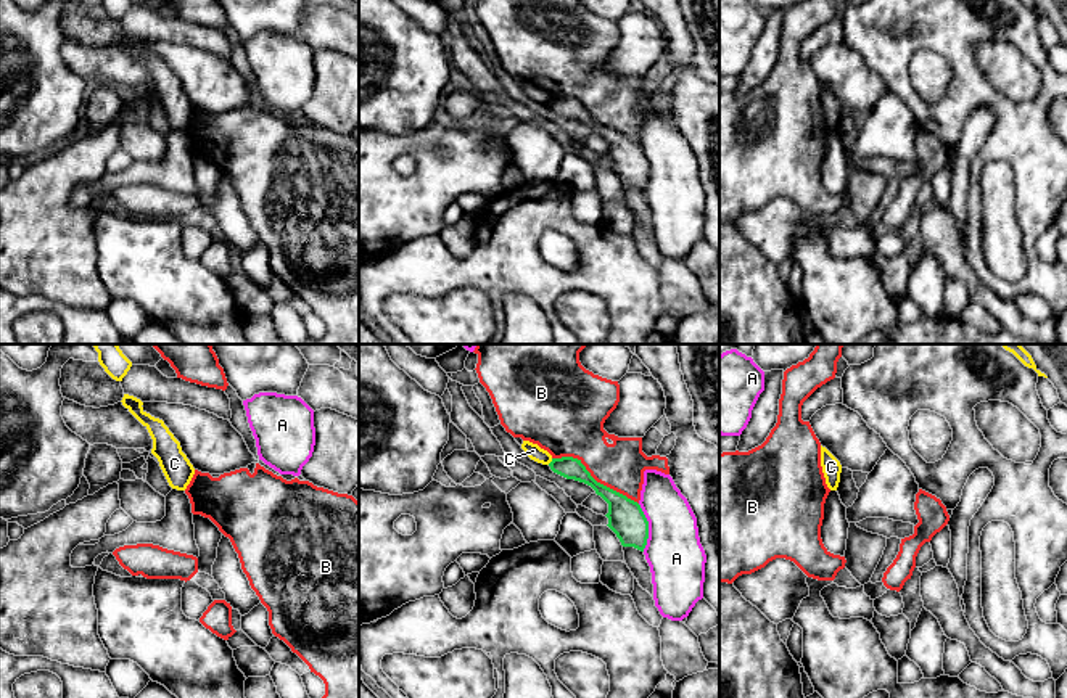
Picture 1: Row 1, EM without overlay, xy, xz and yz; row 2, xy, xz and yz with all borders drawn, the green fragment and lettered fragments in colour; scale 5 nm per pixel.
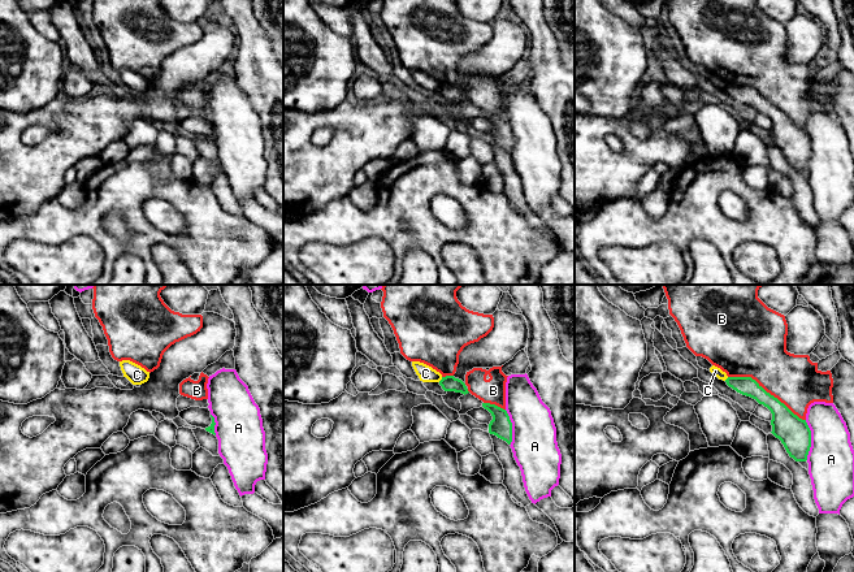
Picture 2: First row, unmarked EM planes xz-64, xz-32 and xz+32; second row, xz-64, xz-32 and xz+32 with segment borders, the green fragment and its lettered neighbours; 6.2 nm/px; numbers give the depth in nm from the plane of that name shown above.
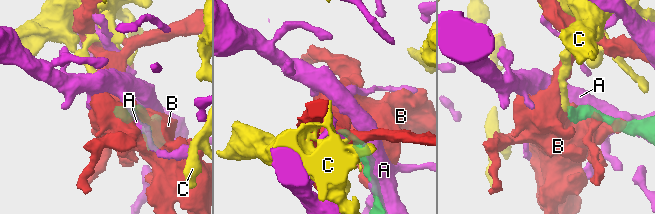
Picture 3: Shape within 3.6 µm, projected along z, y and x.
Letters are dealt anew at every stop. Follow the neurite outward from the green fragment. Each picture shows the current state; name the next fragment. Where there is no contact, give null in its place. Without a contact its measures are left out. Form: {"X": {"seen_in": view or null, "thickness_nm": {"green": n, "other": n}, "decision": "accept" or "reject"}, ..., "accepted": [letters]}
{"A": {"seen_in": "xz", "thickness_nm": {"green": 180, "other": 280}, "decision": "reject"}, "B": {"seen_in": "xz", "thickness_nm": {"green": 180, "other": 260}, "decision": "reject"}, "C": {"seen_in": "xz", "thickness_nm": {"green": 110, "other": 80}, "decision": "reject"}, "accepted": []}

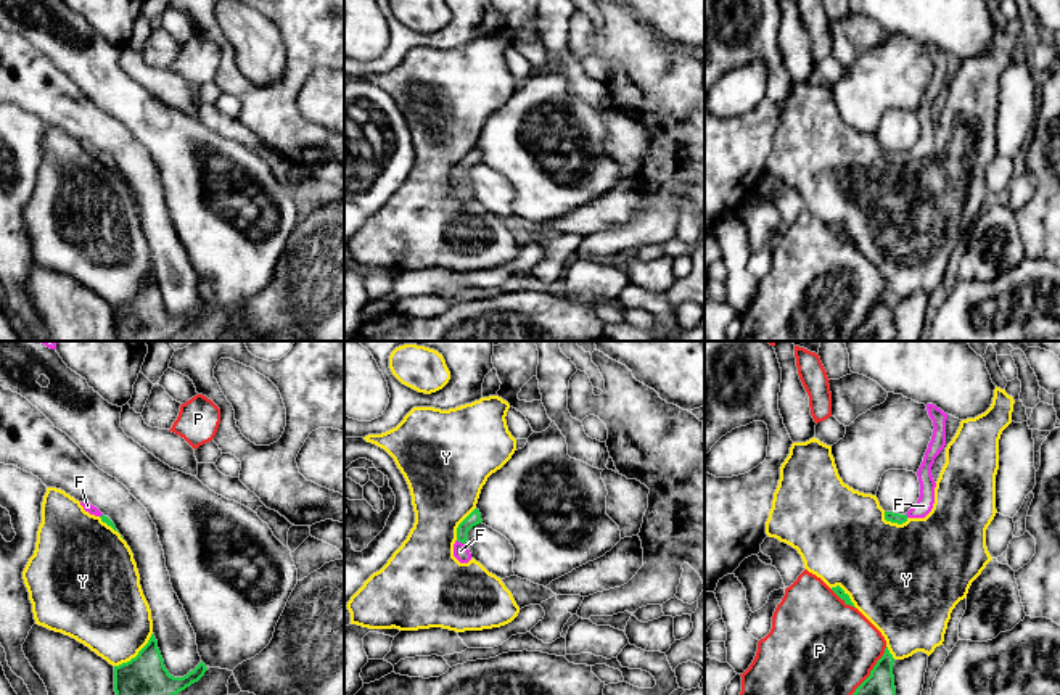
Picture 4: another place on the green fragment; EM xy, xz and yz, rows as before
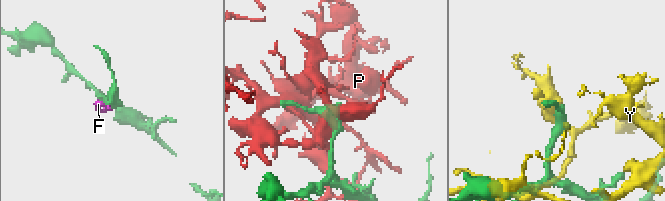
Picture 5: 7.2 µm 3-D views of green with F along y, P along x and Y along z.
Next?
{"F": {"seen_in": "xz", "thickness_nm": {"green": 70, "other": 80}, "decision": "accept"}, "P": {"seen_in": "yz", "thickness_nm": {"green": 200, "other": 480}, "decision": "reject"}, "Y": {"seen_in": "xy", "thickness_nm": {"green": 280, "other": 400}, "decision": "reject"}, "accepted": ["F"]}

